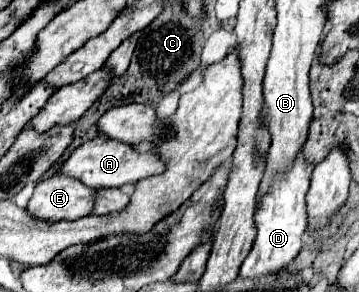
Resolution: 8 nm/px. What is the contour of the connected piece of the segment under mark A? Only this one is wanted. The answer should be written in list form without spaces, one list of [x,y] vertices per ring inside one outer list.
[[[95,137],[83,145],[79,145],[67,161],[61,163],[59,173],[67,175],[67,177],[75,177],[77,181],[83,181],[83,185],[99,189],[99,187],[121,187],[125,183],[135,183],[143,177],[151,177],[161,173],[163,161],[153,153],[137,153],[131,149],[131,145],[121,143],[121,141],[113,141],[107,137]]]

